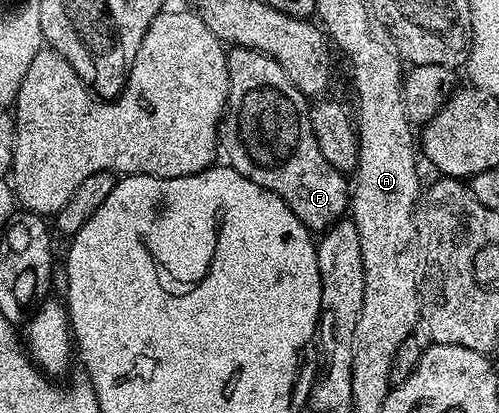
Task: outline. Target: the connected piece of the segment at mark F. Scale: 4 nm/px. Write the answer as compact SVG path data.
M230 47L226 52L226 60L228 61L228 73L230 74L230 88L228 89L228 101L226 102L226 113L222 116L221 123L218 124L218 141L220 144L221 154L226 154L225 162L236 169L236 173L240 173L244 177L248 177L248 181L256 181L256 185L260 185L264 189L268 189L272 193L276 193L276 197L280 197L288 205L288 209L292 209L292 213L296 213L296 217L300 217L300 221L312 233L321 233L326 230L332 223L337 223L339 219L347 214L350 206L351 192L348 190L348 179L343 172L332 169L332 165L328 165L328 161L324 157L324 153L320 153L320 145L316 145L316 137L312 133L312 121L310 120L310 103L307 96L300 93L300 89L296 89L296 85L292 85L292 81L288 81L288 73L284 73L284 69L276 61L272 61L272 57L268 57L259 51L253 51L247 47Z

